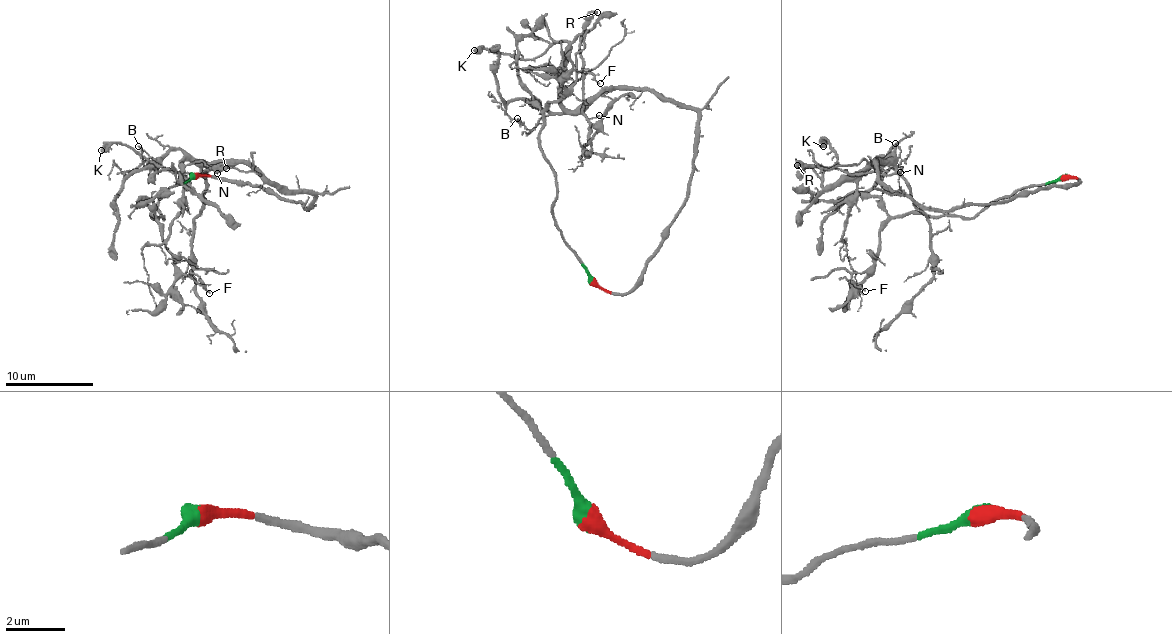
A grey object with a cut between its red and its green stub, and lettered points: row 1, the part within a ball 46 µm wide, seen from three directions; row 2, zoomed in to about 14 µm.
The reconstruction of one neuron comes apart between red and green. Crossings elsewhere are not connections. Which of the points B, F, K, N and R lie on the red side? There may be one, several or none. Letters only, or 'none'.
B, K, N, R

